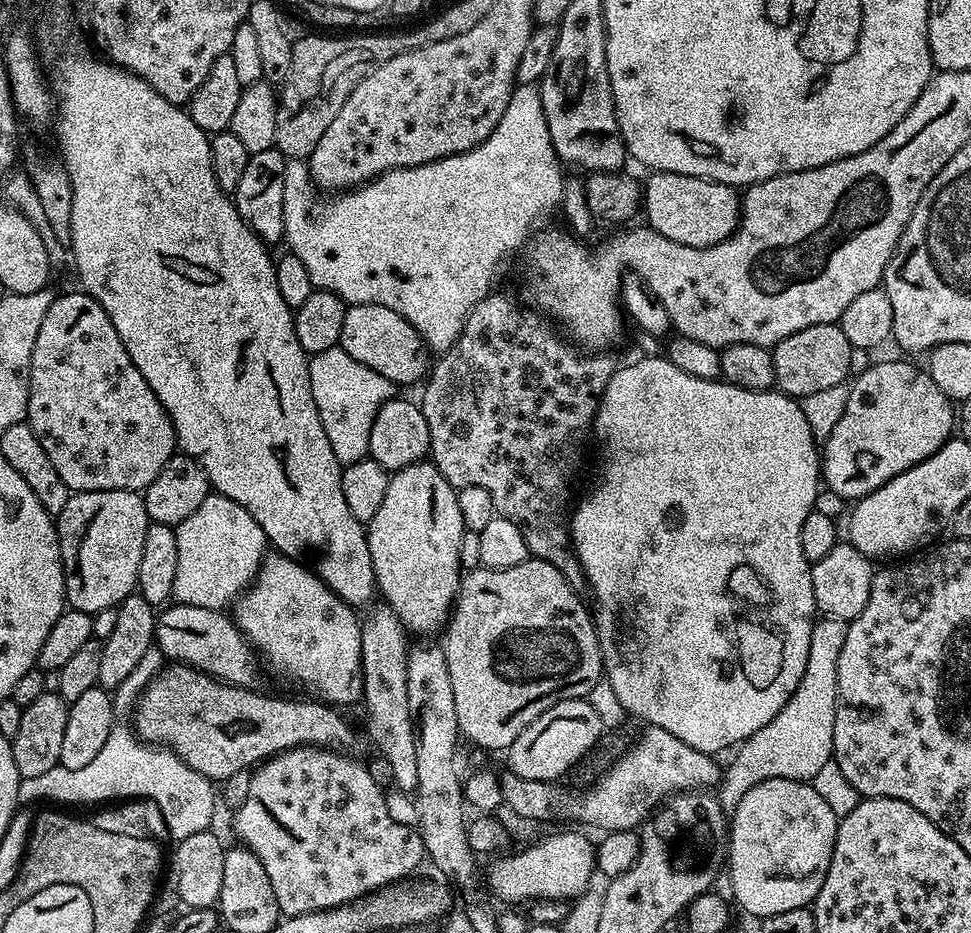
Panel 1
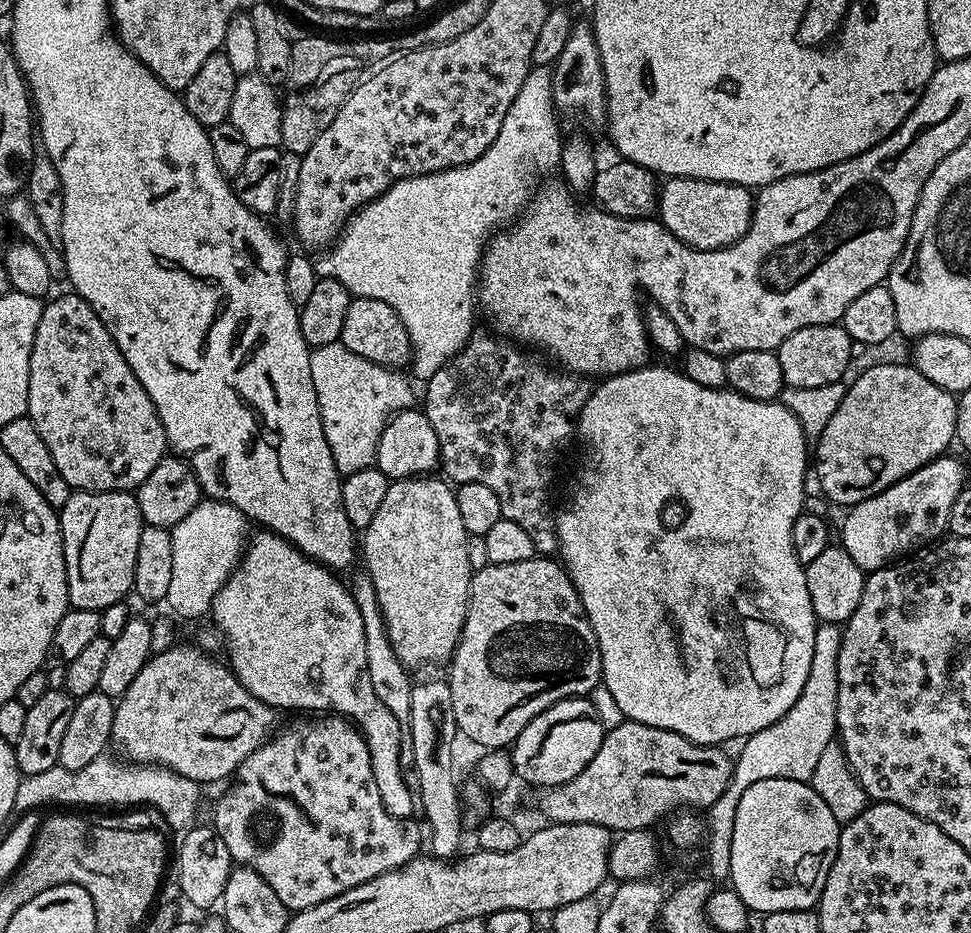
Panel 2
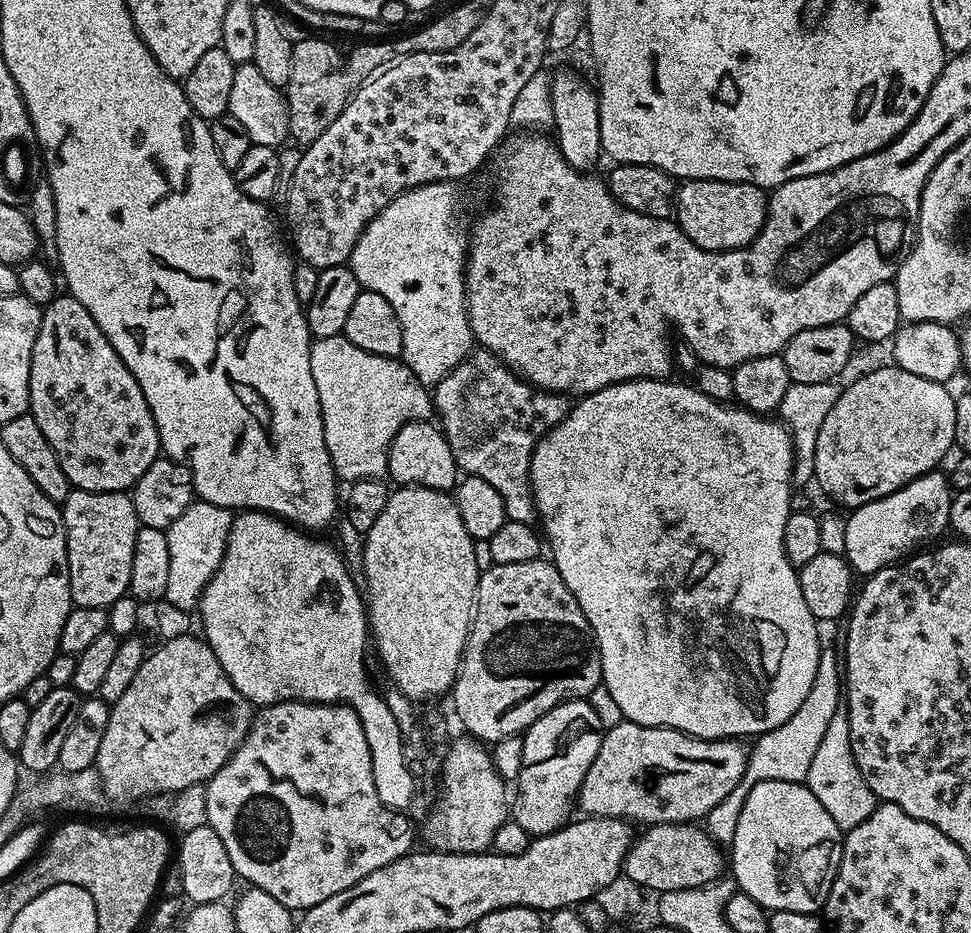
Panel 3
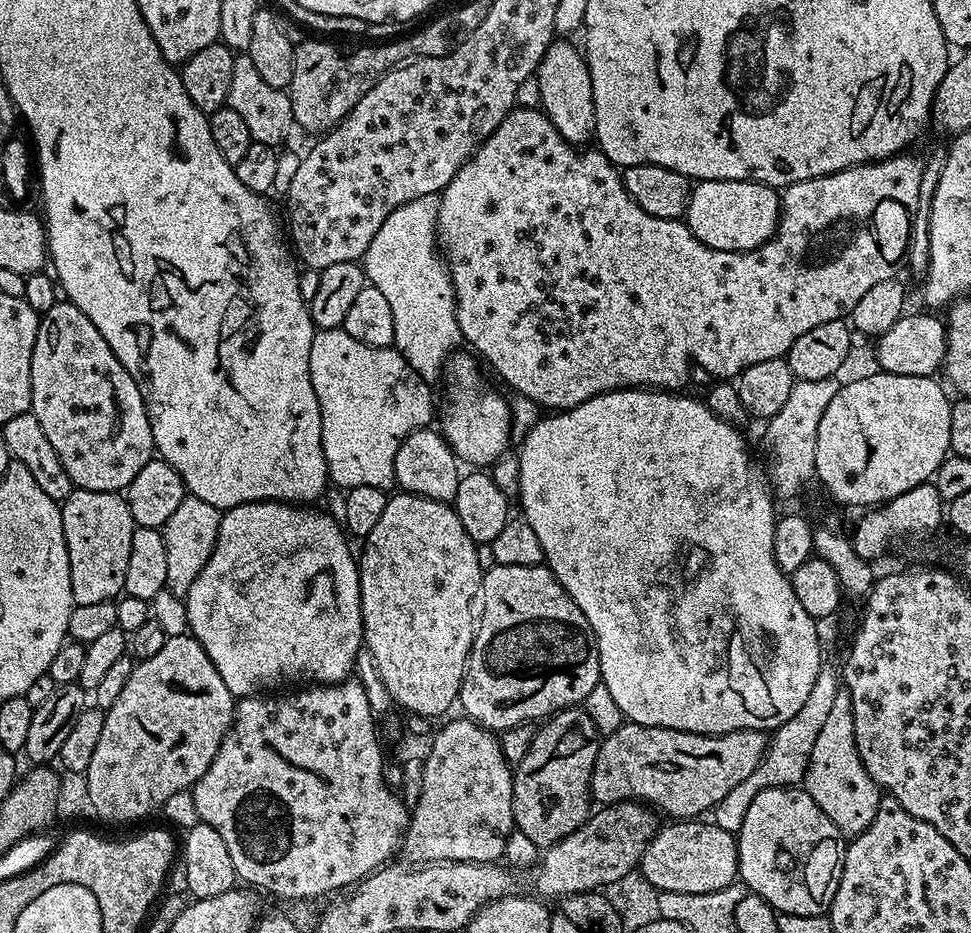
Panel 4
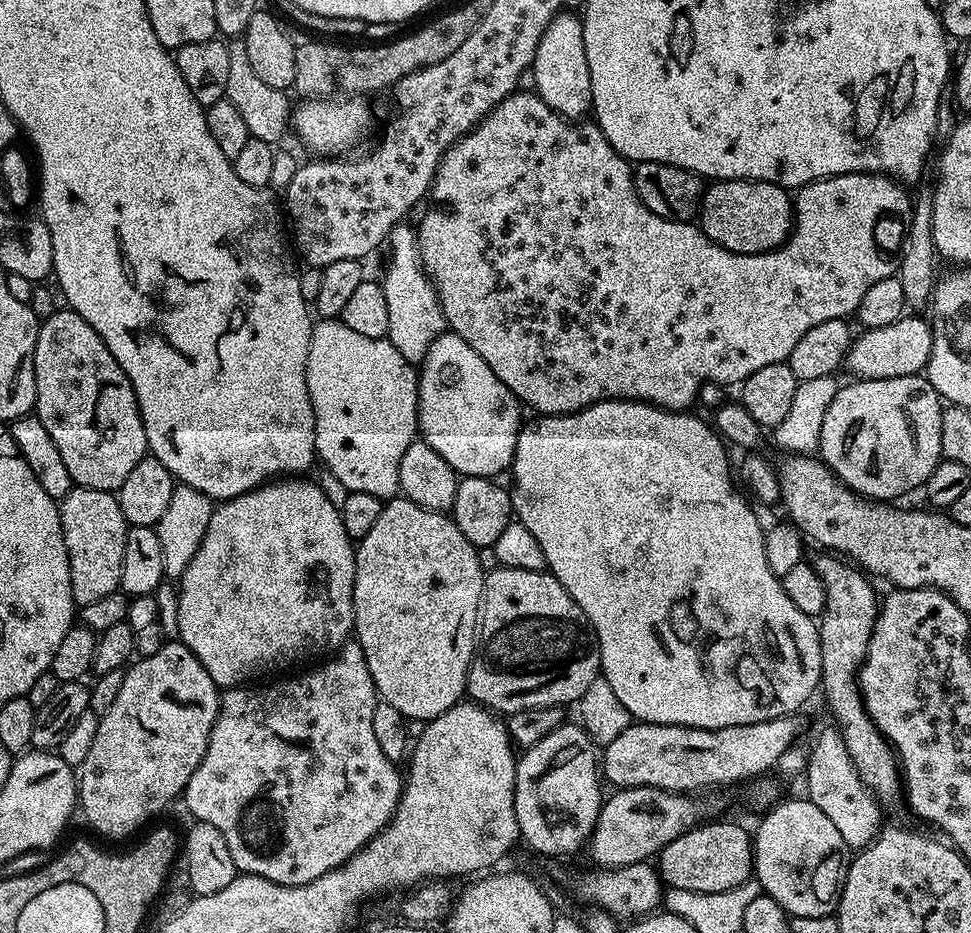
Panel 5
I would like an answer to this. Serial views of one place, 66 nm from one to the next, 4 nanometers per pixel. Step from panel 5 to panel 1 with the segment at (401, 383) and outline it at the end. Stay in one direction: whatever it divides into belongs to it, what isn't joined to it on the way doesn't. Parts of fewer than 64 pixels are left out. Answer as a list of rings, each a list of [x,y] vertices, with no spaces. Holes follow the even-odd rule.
[[[334,347],[315,353],[309,359],[310,394],[314,394],[314,406],[318,406],[318,418],[322,418],[322,430],[330,438],[330,450],[340,465],[353,464],[368,456],[370,430],[374,418],[386,401],[393,399],[394,385],[382,374],[354,362],[346,350]]]

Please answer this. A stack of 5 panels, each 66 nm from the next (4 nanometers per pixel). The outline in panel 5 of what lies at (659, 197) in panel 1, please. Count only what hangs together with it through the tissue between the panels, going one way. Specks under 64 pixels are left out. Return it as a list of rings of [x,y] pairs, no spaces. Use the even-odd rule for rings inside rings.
[[[721,180],[704,193],[698,227],[725,253],[757,256],[773,252],[788,239],[793,219],[794,200],[789,189],[761,180]]]

